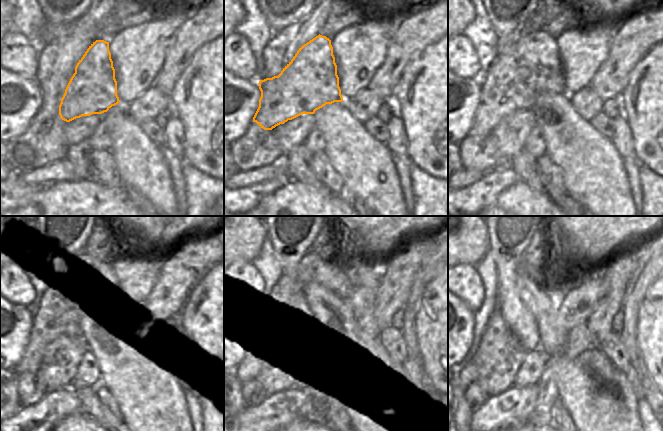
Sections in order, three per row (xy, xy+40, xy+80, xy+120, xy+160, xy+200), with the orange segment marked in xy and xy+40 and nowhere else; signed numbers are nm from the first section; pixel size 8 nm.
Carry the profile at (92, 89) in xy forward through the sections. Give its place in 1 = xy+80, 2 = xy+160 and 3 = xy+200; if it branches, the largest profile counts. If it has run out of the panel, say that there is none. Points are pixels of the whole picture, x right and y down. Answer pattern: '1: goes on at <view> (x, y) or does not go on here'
1: goes on at xy+80 (514, 81)
2: goes on at xy+160 (312, 268)
3: goes on at xy+200 (532, 262)

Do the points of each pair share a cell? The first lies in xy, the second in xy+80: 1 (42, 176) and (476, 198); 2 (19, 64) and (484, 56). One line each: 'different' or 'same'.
1: different
2: different

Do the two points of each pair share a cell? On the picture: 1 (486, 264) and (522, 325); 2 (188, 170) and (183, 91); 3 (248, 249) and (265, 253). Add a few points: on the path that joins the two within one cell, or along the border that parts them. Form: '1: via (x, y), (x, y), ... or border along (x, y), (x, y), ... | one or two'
1: border along (493, 259), (496, 265), (496, 306) | two
2: border along (185, 161), (207, 175) | two
3: border along (266, 237), (259, 254), (249, 264) | two

